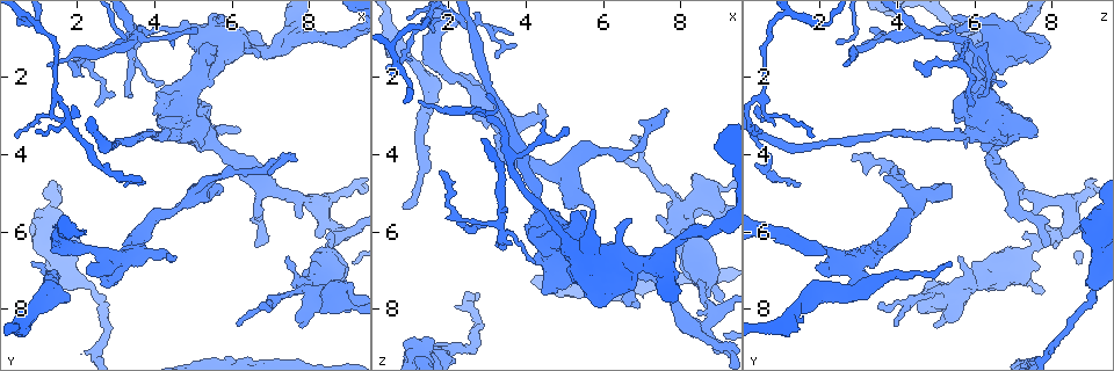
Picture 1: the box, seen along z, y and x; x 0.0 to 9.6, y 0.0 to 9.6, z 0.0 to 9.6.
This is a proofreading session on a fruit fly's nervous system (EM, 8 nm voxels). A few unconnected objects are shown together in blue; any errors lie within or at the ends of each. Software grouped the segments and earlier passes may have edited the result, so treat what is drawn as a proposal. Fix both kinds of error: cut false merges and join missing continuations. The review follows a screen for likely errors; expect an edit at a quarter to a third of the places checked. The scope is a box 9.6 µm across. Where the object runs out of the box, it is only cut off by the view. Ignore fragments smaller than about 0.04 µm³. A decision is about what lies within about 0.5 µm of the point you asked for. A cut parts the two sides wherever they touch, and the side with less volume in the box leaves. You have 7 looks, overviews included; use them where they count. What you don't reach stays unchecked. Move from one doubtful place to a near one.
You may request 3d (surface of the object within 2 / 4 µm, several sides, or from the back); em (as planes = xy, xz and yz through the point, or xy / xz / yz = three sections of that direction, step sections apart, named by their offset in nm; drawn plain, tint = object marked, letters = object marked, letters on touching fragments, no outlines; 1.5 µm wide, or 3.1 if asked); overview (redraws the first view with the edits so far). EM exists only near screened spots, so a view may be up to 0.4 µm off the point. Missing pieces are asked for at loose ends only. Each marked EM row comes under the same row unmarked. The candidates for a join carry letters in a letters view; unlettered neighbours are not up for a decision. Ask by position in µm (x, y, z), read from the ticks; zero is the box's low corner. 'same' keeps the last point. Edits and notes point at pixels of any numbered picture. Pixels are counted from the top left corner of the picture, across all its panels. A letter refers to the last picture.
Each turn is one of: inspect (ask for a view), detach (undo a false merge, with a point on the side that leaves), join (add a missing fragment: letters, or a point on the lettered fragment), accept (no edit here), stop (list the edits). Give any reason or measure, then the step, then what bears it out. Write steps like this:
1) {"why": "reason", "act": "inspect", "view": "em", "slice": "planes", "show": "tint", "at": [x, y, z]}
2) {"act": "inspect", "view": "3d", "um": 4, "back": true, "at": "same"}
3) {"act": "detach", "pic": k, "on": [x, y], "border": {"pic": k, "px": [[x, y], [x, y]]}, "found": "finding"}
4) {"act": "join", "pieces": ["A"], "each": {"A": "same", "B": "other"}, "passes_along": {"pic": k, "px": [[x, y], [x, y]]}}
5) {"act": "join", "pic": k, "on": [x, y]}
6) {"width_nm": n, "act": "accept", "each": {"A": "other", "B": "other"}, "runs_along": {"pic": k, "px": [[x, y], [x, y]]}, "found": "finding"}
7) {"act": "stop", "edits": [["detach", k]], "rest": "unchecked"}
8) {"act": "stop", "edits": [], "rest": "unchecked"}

{"why": "a fork", "act": "inspect", "view": "3d", "um": 4, "at": [8.60, 6.65, 7.25]}

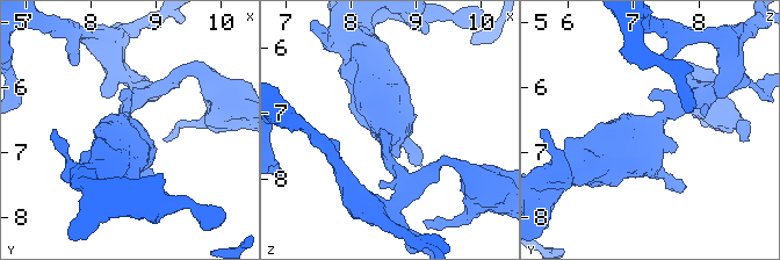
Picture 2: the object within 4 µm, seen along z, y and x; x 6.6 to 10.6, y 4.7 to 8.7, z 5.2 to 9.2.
{"act": "inspect", "view": "em", "slice": "yz", "step": 8, "show": "tint", "at": [8.60, 6.70, 7.25]}

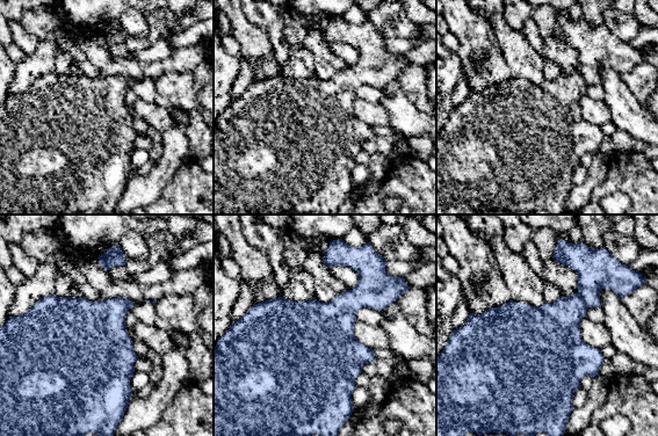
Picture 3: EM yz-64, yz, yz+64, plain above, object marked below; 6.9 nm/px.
{"act": "inspect", "view": "em", "slice": "planes", "show": "letters", "at": "same"}

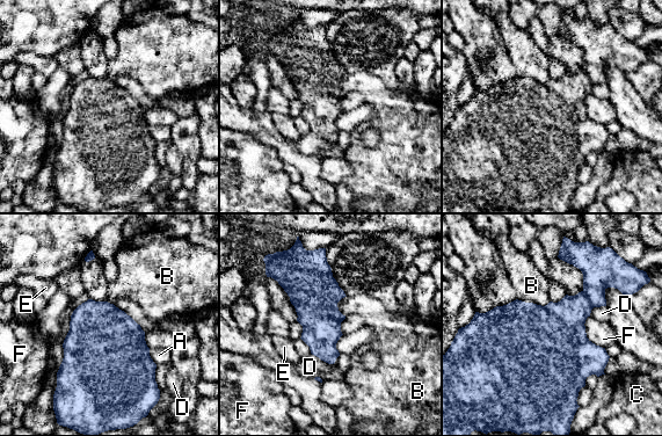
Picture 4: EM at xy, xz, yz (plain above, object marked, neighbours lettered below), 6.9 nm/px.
{"act": "accept", "each": {"A": "other", "B": "other", "C": "other", "D": "other", "E": "other", "F": "other"}, "border": {"pic": 4, "px": [[588, 315], [586, 335], [604, 348]]}, "found": "continuous, no second neuron"}

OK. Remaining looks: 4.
{"why": "thick turns thin", "act": "inspect", "view": "em", "slice": "xy", "step": 8, "show": "tint", "at": [1.80, 7.25, 9.05]}

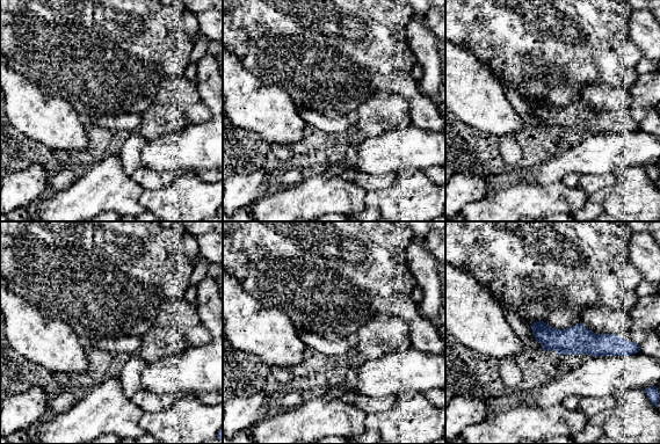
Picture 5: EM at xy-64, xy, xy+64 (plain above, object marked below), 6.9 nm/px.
{"act": "inspect", "view": "em", "slice": "planes", "show": "letters", "at": "same"}

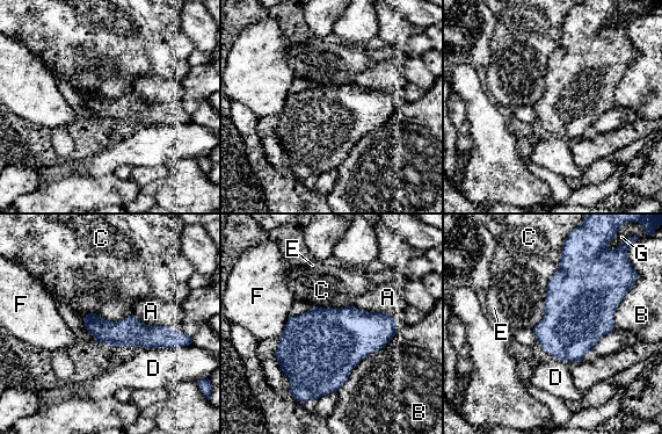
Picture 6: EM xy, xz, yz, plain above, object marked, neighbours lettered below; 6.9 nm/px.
{"act": "accept", "each": {"A": "other", "B": "other", "C": "other", "D": "other", "E": "other", "F": "other", "G": "other"}, "border": {"pic": 6, "px": [[562, 245], [544, 309]]}, "found": "one neuron here"}

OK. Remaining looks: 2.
{"why": "an open end", "act": "inspect", "view": "em", "slice": "yz", "step": 8, "show": "tint", "at": [3.65, 4.75, 0.95]}

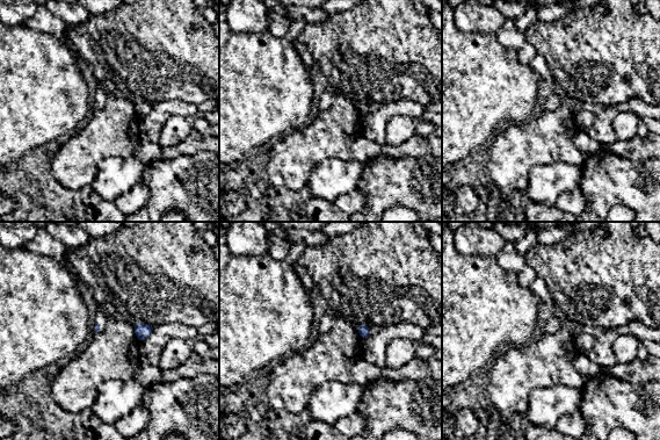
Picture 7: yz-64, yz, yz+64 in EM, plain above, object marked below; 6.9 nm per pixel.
{"why": "see the neighbours", "act": "inspect", "view": "em", "slice": "yz", "step": 8, "show": "letters", "at": "same"}

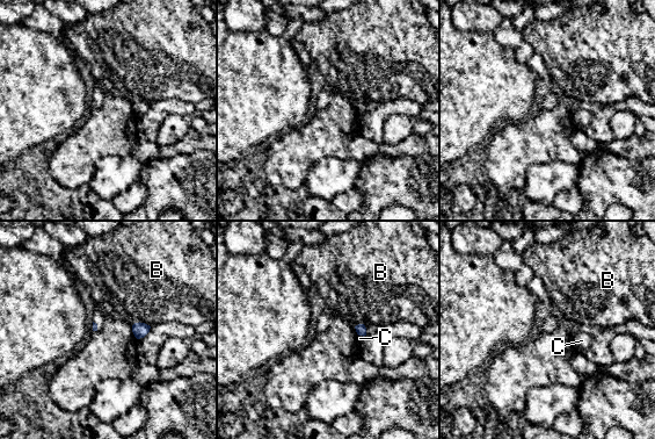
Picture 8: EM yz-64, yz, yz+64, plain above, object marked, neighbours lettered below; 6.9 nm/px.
{"longest_contact_nm": ["B", 130], "act": "accept", "each": {"B": "other", "C": "other"}, "found": "none of them fits"}

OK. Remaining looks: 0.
{"act": "stop", "edits": [], "rest": "unchecked"}

